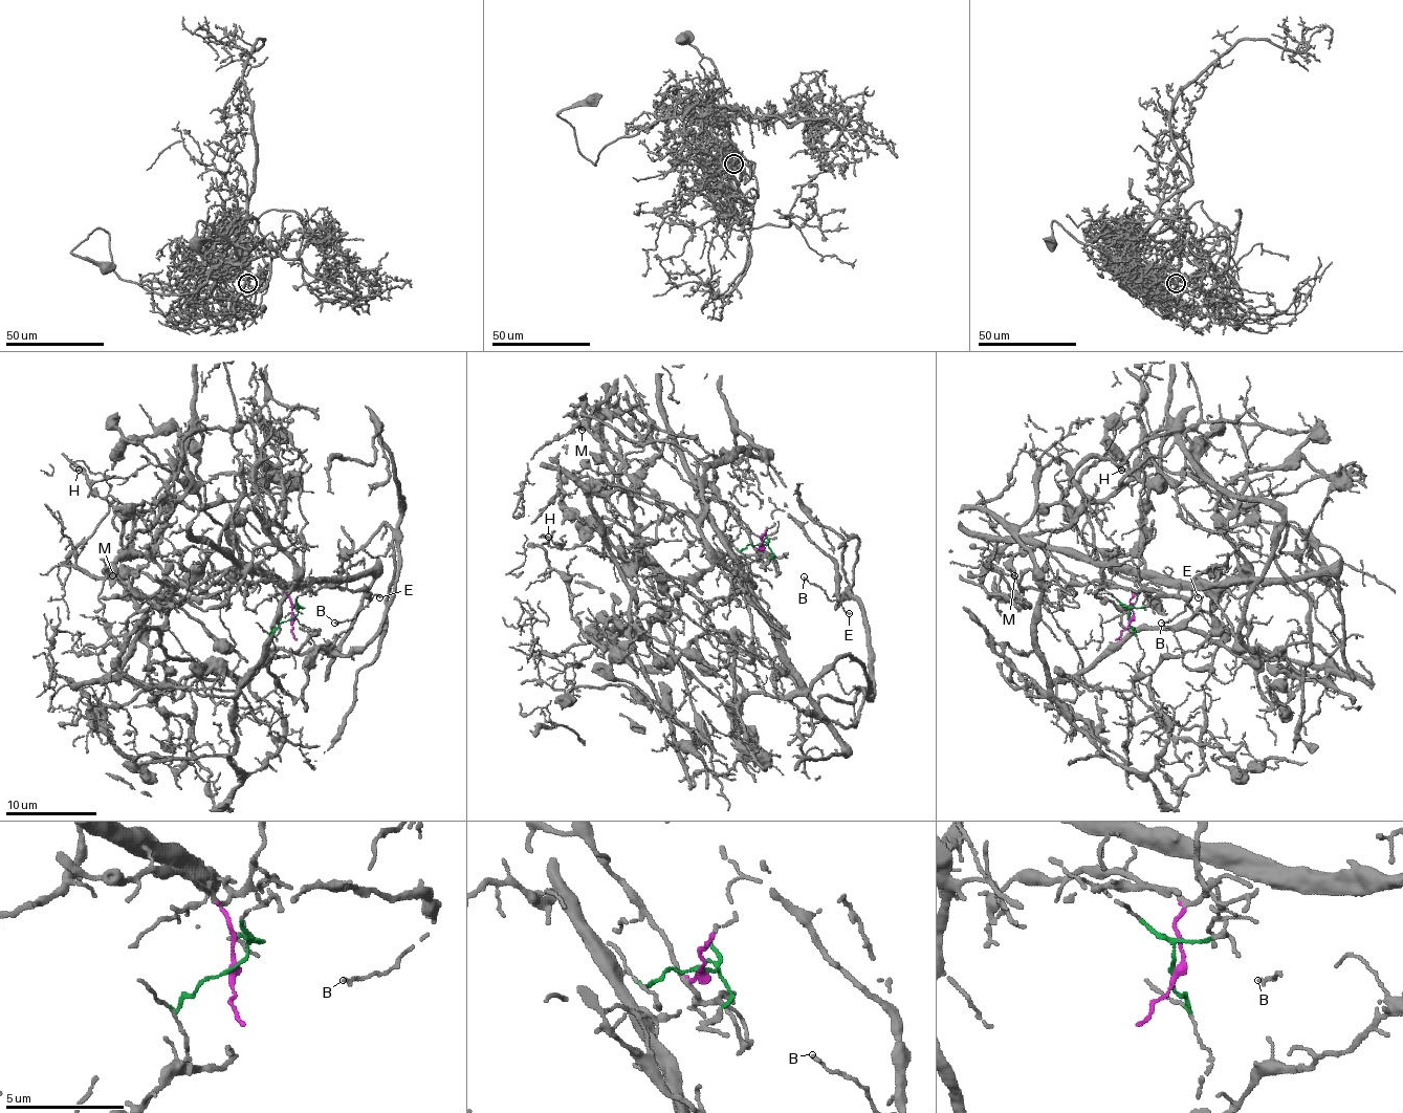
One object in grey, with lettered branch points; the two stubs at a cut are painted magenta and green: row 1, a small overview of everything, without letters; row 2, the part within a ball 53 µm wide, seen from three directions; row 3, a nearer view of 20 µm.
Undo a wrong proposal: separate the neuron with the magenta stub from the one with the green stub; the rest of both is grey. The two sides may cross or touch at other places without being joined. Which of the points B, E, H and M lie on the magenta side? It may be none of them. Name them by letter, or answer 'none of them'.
H, M

